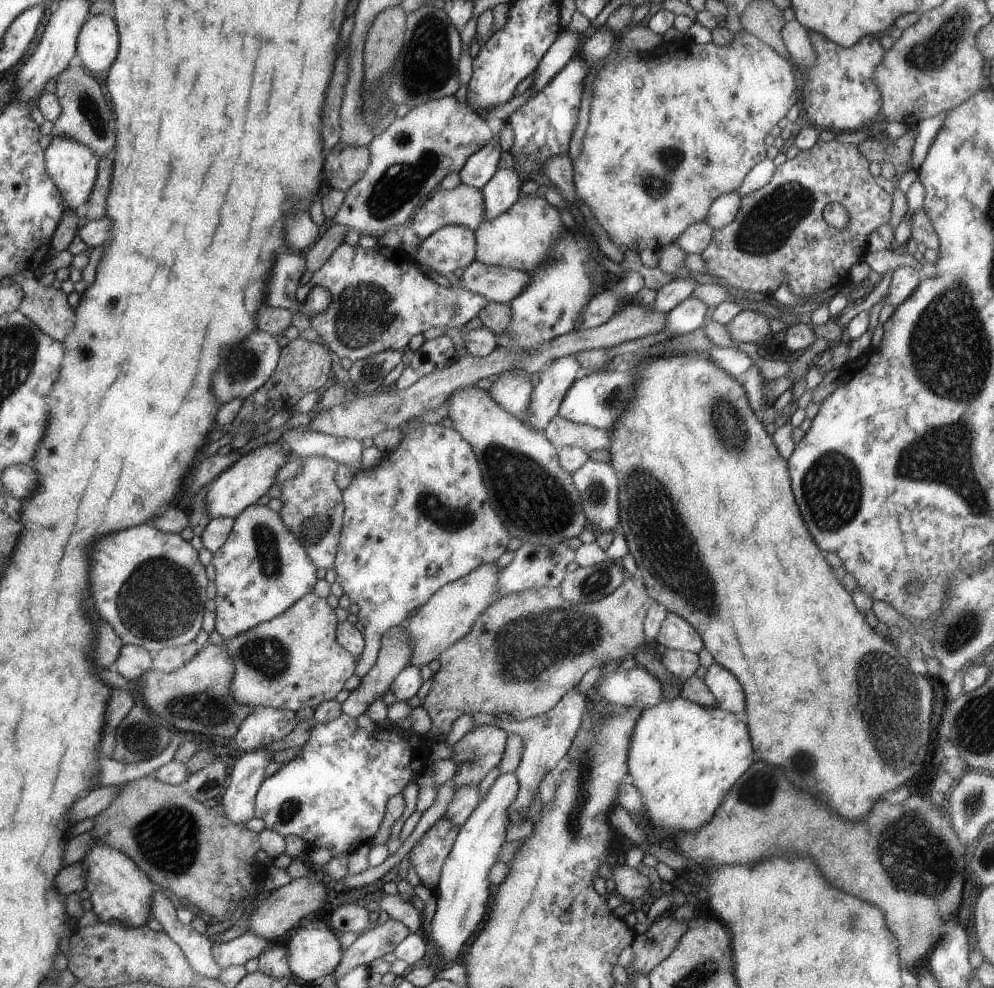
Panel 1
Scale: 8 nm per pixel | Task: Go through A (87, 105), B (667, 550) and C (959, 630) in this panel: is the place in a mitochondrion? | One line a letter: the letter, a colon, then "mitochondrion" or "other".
A: mitochondrion
B: mitochondrion
C: mitochondrion

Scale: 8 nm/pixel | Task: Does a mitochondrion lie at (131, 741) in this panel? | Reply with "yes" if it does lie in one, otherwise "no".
yes

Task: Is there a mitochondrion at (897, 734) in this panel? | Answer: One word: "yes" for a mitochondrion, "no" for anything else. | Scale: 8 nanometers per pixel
yes

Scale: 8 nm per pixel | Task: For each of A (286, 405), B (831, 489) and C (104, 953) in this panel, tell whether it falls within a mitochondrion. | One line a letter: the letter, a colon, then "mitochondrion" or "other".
A: other
B: mitochondrion
C: other

